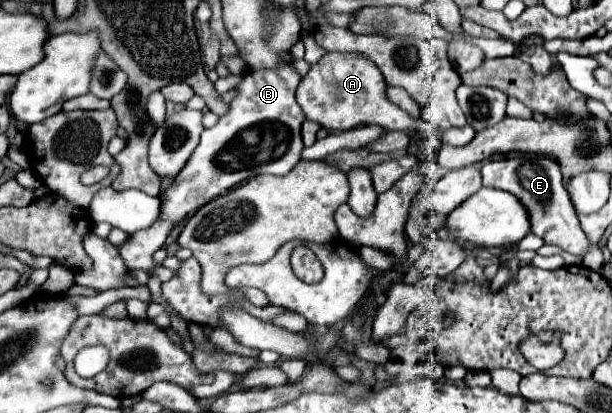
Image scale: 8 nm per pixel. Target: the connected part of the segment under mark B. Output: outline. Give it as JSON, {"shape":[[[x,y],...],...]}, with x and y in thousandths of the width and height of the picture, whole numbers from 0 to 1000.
{"shape":[[[459,157],[453,167],[430,172],[407,167],[397,196],[391,201],[391,235],[377,249],[377,269],[358,283],[358,298],[351,308],[335,312],[328,322],[325,356],[315,366],[296,419],[289,419],[289,426],[279,433],[273,467],[263,472],[263,525],[243,554],[214,564],[211,579],[191,598],[198,627],[211,651],[234,651],[243,663],[240,692],[252,729],[273,748],[273,755],[248,775],[263,794],[279,792],[283,768],[292,760],[265,722],[265,683],[250,663],[253,642],[247,617],[270,593],[289,535],[302,530],[309,516],[315,516],[338,487],[358,477],[361,467],[407,429],[426,419],[466,424],[489,395],[489,375],[495,361],[492,298],[498,293],[498,278],[492,274],[492,259],[482,245],[482,215],[489,196],[492,186],[475,157]]]}

